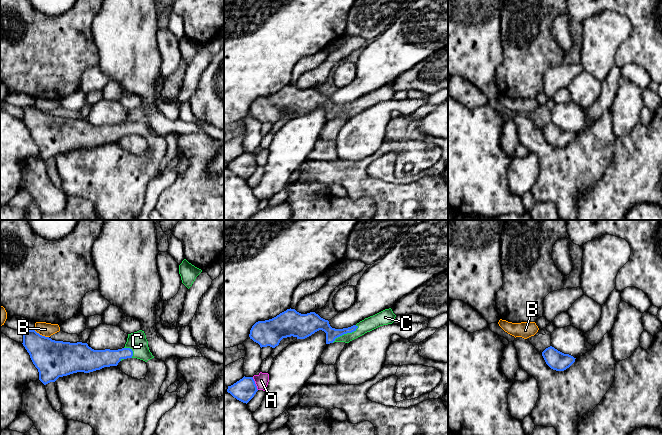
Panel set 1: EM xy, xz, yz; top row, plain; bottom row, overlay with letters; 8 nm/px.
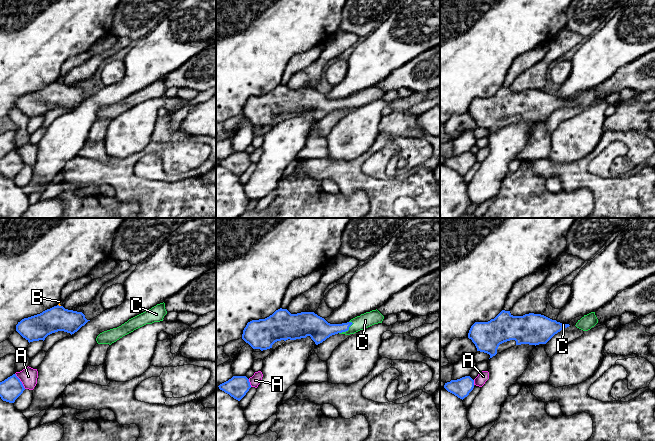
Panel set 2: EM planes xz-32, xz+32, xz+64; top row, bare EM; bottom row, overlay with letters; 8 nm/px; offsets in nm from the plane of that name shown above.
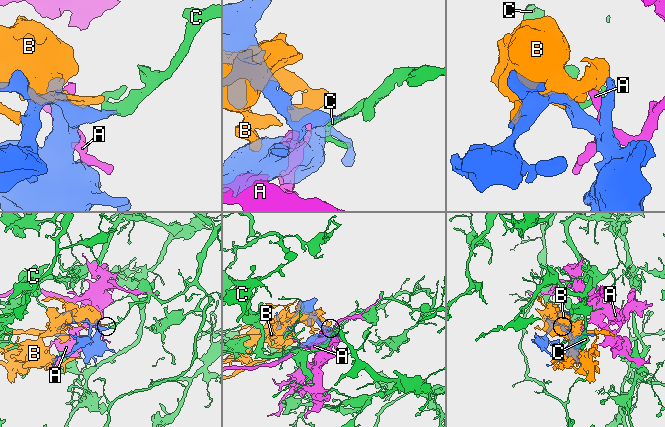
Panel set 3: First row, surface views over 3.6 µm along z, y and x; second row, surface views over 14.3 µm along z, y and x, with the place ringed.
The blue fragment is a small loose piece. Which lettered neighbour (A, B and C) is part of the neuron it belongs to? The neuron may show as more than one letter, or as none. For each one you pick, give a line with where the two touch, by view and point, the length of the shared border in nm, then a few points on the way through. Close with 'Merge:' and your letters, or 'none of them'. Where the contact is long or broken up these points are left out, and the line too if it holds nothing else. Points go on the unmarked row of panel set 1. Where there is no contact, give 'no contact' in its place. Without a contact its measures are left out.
C: xz (345, 109) | 260 nm | across xz (316, 99), (331, 109), (345, 109), (352, 109), (368, 100)
Merge: C

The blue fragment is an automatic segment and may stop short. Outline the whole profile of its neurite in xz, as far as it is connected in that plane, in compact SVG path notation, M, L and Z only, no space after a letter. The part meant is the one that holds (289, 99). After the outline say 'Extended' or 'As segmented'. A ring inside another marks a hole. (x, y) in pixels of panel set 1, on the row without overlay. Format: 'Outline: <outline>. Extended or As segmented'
Outline: M290 84L272 95L256 98L250 106L249 113L261 124L267 122L275 124L283 114L293 112L297 115L305 115L322 106L326 109L326 120L349 119L380 102L392 100L395 93L396 91L389 84L351 103L335 105L330 102L328 96L321 94L315 88L301 90Z. Extended

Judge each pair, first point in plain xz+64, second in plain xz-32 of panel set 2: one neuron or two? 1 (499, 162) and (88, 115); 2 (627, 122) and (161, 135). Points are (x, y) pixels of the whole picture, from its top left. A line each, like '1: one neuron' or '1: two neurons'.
1: one neuron
2: one neuron

